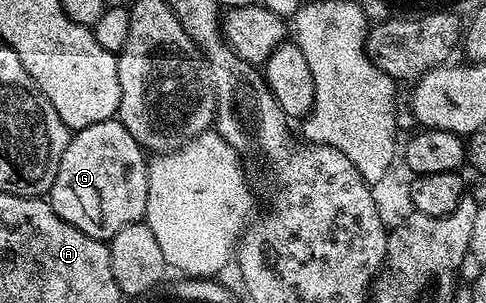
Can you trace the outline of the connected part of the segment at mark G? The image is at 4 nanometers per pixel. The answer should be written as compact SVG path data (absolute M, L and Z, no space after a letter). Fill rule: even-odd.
M119 119L79 129L69 139L50 193L52 208L70 226L90 238L111 241L118 230L144 220L148 197L148 160Z

